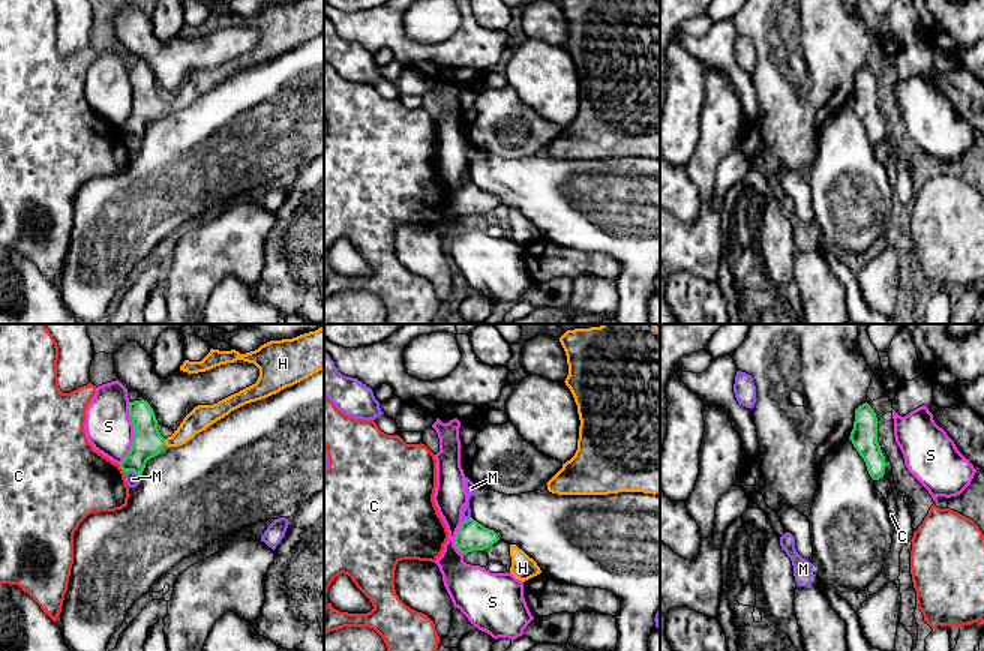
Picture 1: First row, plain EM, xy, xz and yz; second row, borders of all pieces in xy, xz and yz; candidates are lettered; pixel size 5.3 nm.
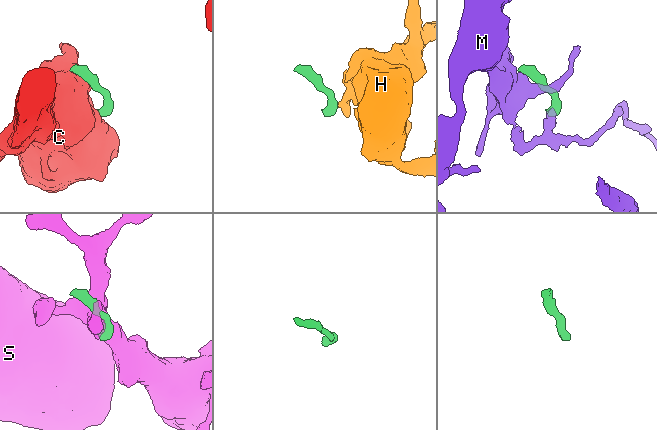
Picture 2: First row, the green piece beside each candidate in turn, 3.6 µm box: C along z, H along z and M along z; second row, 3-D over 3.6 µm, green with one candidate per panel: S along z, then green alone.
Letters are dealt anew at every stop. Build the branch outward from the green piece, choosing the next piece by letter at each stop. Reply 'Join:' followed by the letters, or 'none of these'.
Join: H

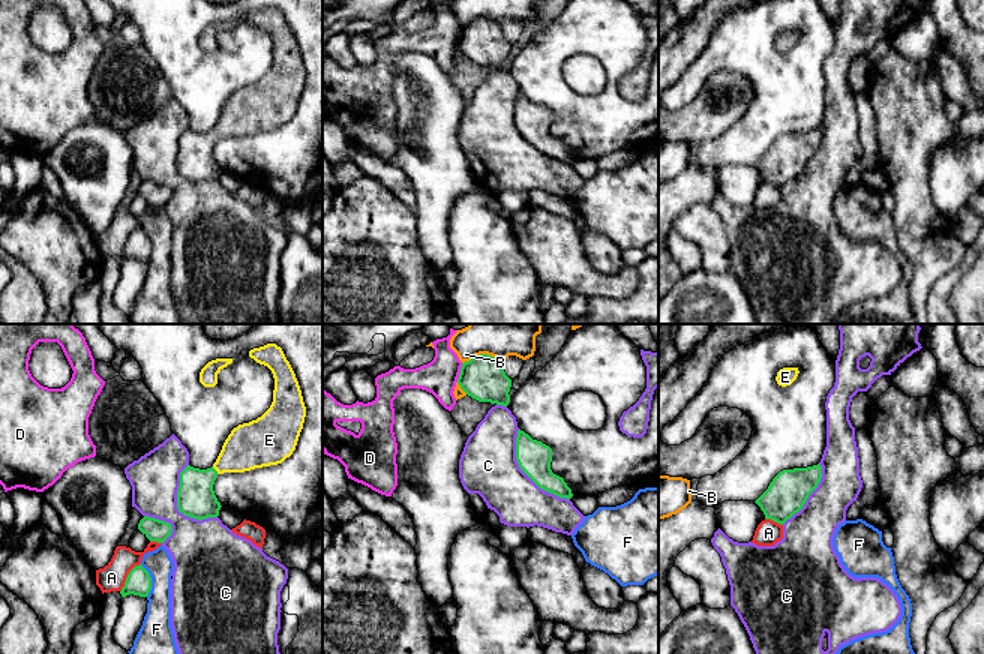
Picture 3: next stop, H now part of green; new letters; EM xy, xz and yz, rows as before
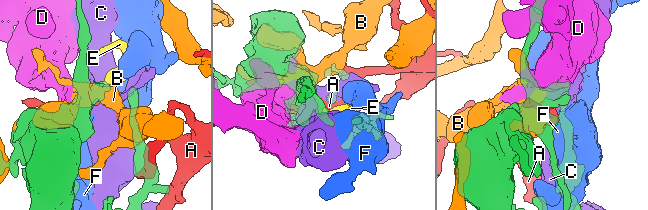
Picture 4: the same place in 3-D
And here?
Join: E

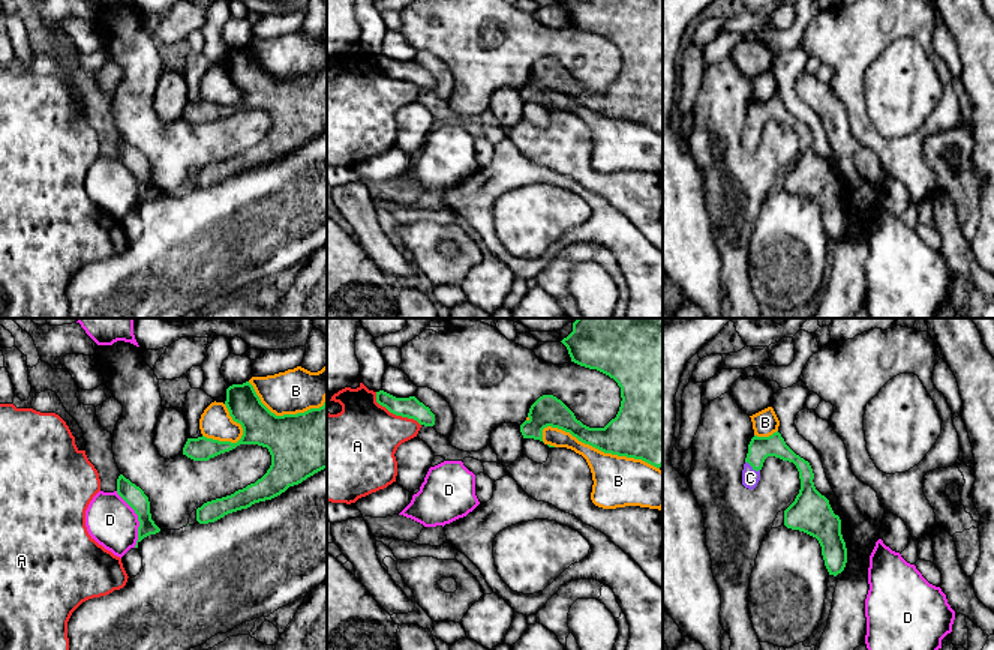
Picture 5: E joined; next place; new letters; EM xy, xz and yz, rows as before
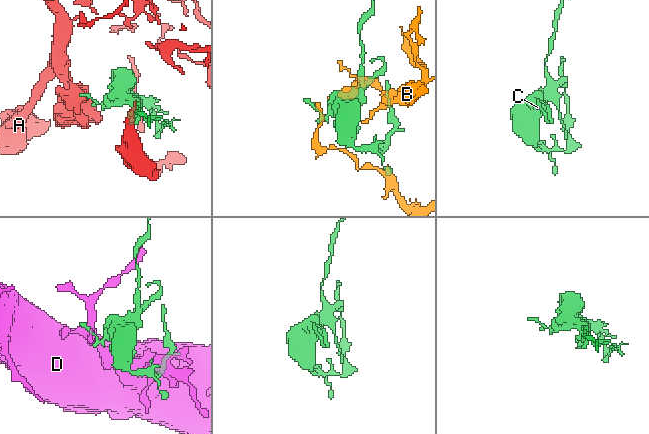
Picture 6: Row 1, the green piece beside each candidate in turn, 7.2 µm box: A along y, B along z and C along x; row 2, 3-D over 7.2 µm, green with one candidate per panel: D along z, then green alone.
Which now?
Join: C

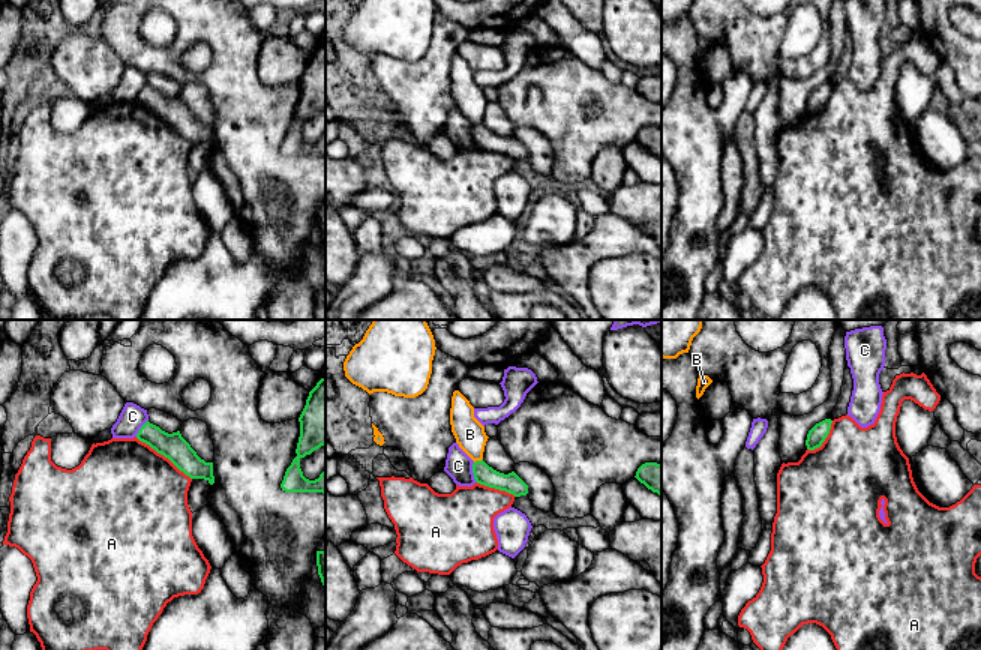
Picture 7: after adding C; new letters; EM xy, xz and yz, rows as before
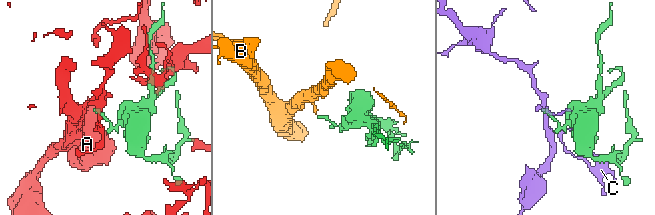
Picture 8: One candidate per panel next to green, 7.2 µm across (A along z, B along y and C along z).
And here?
Join: none of these

